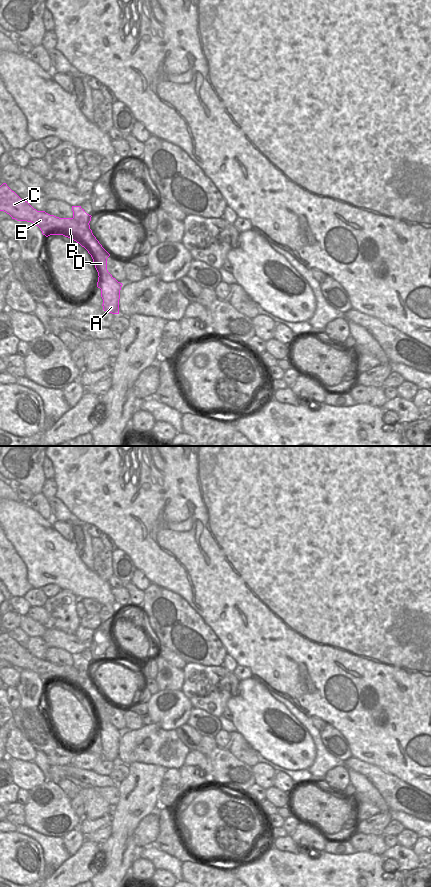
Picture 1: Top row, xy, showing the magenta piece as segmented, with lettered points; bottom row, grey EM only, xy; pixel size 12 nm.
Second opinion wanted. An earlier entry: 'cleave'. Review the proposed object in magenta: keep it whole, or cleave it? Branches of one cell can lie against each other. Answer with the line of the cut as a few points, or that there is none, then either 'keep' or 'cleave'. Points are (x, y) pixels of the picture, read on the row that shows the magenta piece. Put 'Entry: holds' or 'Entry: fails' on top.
Entry: holds
cut xy (73, 217), (79, 225), (79, 236), (95, 252), (94, 254); cleave

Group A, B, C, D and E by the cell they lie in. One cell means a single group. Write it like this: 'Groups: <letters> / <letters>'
Groups: A D / B C E.

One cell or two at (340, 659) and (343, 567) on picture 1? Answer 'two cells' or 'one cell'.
one cell

